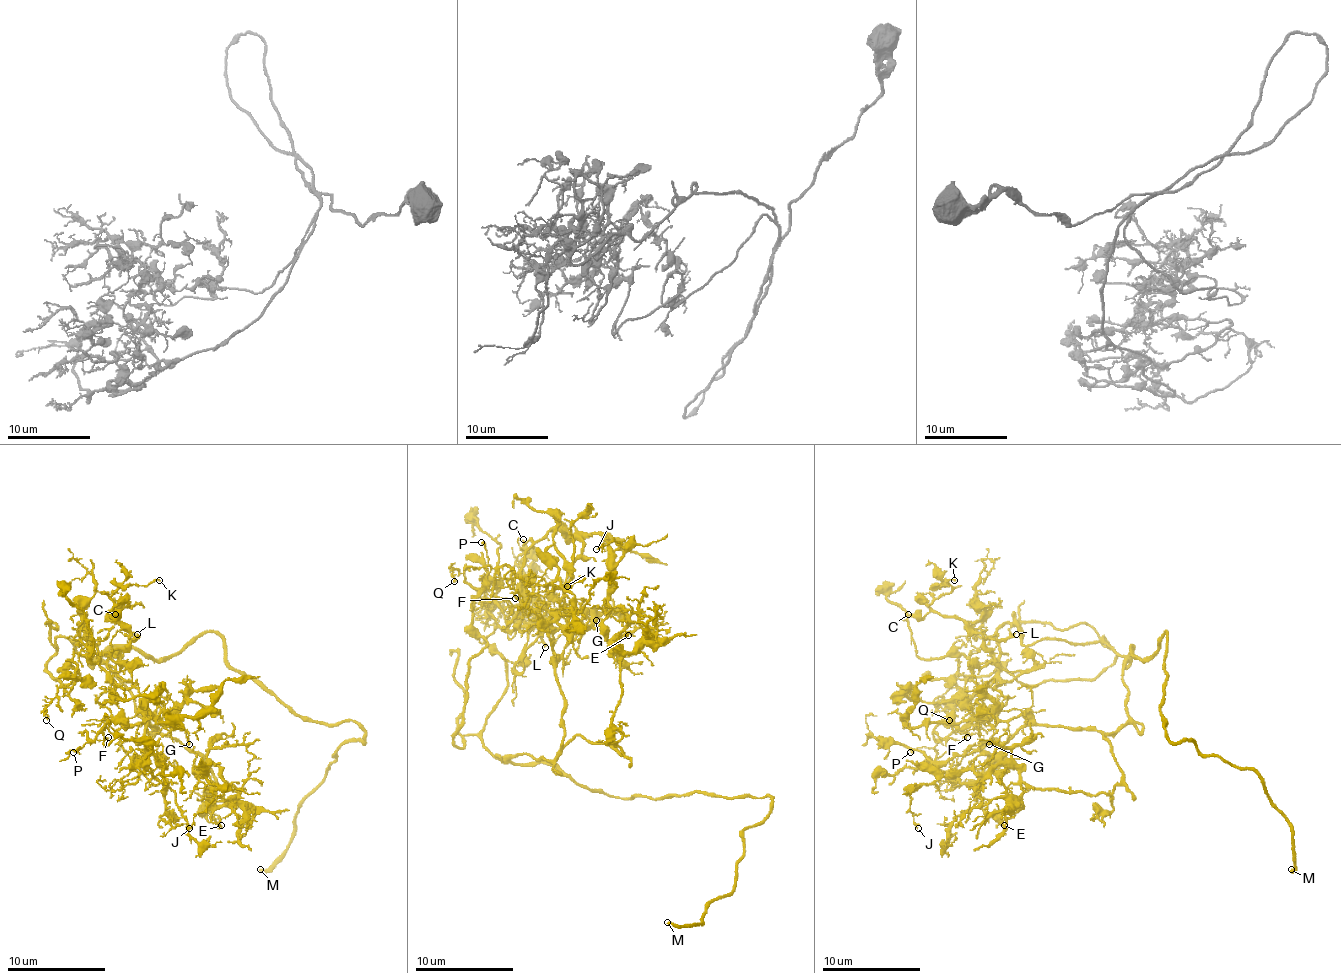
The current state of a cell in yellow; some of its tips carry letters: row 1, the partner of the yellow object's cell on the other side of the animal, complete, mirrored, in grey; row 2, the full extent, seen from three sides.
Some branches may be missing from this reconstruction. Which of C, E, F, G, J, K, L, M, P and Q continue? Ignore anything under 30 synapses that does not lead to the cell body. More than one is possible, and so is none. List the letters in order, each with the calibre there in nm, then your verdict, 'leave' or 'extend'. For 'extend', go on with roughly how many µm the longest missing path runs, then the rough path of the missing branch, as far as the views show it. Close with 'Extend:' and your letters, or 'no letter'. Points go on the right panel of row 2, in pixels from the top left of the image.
C: 280 nm | leave
E: 150 nm | leave
F: 80 nm | leave
G: 140 nm | leave
J: 140 nm | leave
K: 130 nm | leave
L: 200 nm | extend | 15 µm | (1016, 634), (1018, 636), (1033, 629), (1040, 631), (1033, 639), (1018, 639), (1011, 631), (1013, 619)
M: 280 nm | extend | 20 µm | (1291, 869), (1276, 855), (1264, 850), (1261, 860), (1271, 921), (1266, 938), (1244, 955)
P: 180 nm | leave
Q: 130 nm | leave
Extend: L, M

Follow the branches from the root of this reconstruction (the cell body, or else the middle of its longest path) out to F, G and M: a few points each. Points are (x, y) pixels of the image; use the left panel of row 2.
F: (132, 649), (110, 649), (103, 663), (157, 732), (147, 712), (108, 722), (108, 737)
G: (132, 649), (110, 649), (103, 663), (157, 732), (147, 725), (154, 715), (181, 727), (189, 744)
M: (132, 649), (167, 658), (216, 631), (223, 661), (299, 715), (361, 727), (260, 869)

